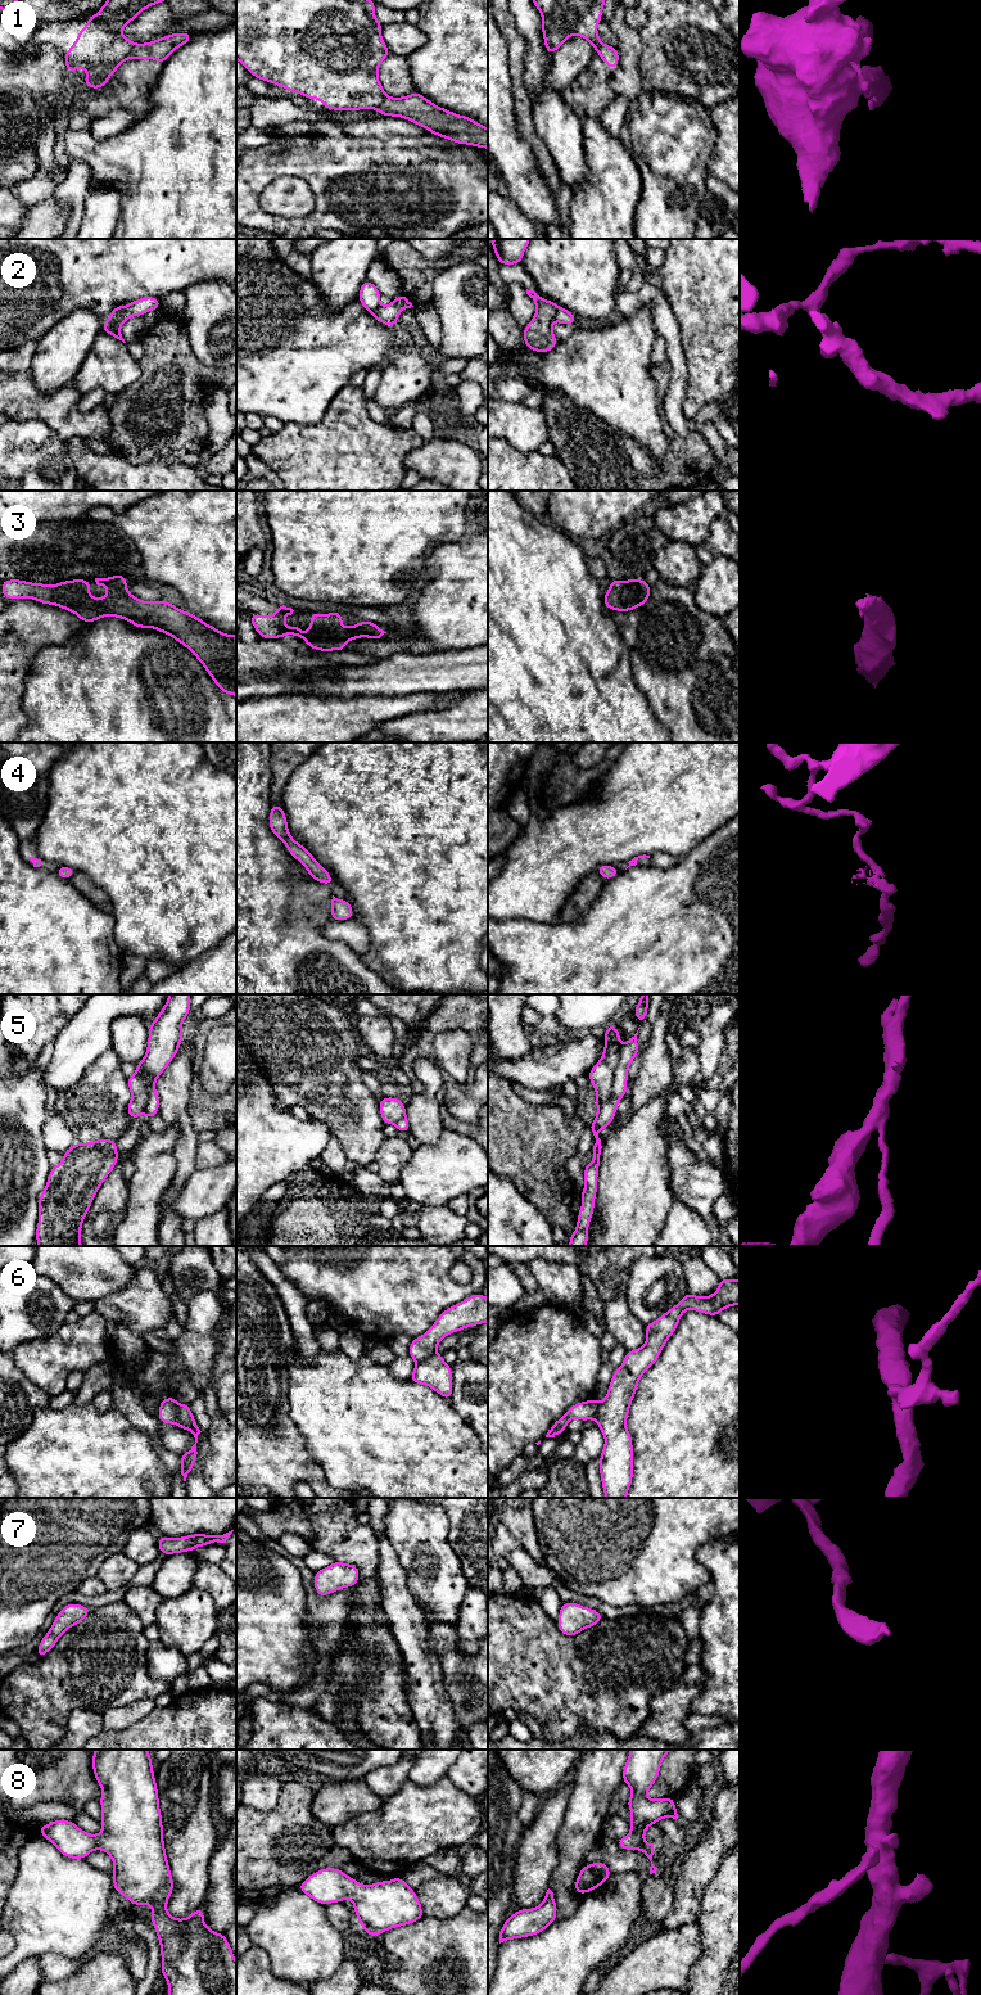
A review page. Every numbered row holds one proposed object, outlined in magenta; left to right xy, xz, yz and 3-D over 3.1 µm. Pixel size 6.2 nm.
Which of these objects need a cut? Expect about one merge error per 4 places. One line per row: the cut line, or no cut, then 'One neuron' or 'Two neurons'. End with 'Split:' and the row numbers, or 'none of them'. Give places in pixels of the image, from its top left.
1: Split along xy (135, 44), (126, 58). Two neurons
2: Split along xy (126, 306), (121, 323). Two neurons
3: No split. One neuron
4: Split along xz (312, 876), (315, 879). Two neurons
5: Split along yz (620, 1047), (613, 1080), (613, 1095), (597, 1109). Two neurons
6: Split along xz (435, 1352), (416, 1363). Two neurons
7: No split. One neuron
8: No split. One neuron
Split: 1, 2, 4, 5, 6

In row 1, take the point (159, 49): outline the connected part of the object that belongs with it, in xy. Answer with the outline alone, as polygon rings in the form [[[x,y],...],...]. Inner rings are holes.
[[[177,32],[150,42],[135,44],[127,59],[153,59],[162,66],[176,49],[187,44],[191,37],[193,33]]]

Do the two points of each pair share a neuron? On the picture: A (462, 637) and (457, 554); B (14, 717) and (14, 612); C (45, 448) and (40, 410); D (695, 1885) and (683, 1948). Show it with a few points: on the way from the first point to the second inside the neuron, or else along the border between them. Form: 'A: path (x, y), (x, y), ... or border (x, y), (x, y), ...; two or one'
A: path (462, 617), (464, 580), (459, 574); one
B: path (13, 691), (13, 676), (17, 672), (17, 637); one
C: border (13, 419), (40, 419), (64, 441); two
D: border (696, 1921), (674, 1928), (663, 1928); two

